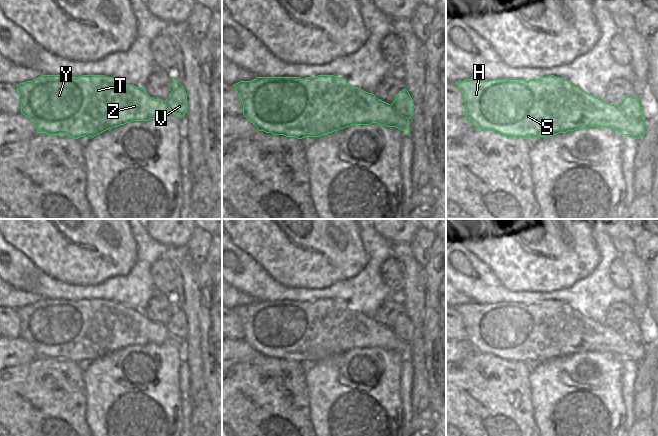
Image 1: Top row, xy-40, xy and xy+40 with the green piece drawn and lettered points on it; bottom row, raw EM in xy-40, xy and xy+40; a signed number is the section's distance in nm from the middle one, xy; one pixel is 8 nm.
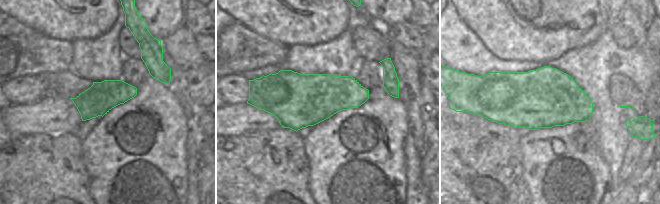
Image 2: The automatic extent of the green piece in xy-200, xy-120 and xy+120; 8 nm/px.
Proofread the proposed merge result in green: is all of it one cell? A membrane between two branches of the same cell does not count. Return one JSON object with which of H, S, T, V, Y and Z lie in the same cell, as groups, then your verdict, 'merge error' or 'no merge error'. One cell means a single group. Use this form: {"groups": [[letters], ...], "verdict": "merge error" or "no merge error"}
{"groups": [["H", "S", "T", "Y", "Z"], ["V"]], "verdict": "merge error"}

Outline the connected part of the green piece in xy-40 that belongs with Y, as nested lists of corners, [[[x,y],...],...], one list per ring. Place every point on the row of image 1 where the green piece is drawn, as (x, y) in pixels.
[[[42,75],[32,81],[17,85],[21,113],[34,124],[37,133],[48,135],[68,135],[74,139],[86,135],[94,137],[108,129],[130,123],[132,121],[162,121],[171,114],[165,101],[150,97],[143,87],[128,85],[118,79],[104,75],[82,75],[68,77],[66,75]]]

